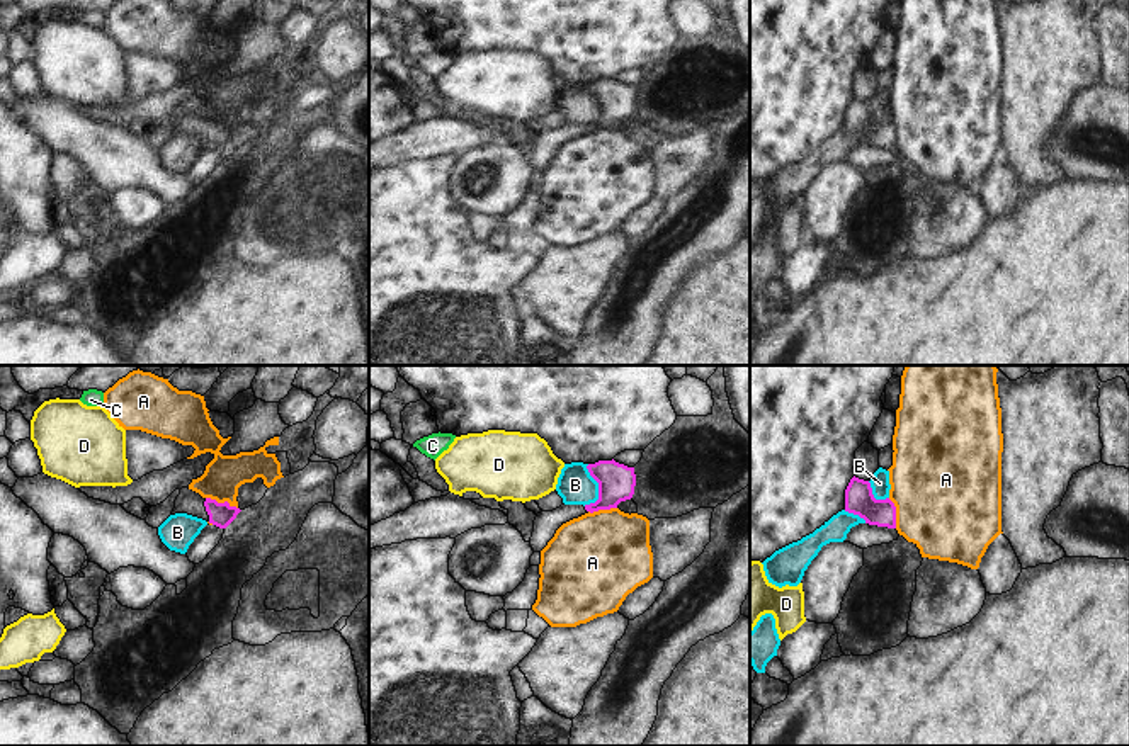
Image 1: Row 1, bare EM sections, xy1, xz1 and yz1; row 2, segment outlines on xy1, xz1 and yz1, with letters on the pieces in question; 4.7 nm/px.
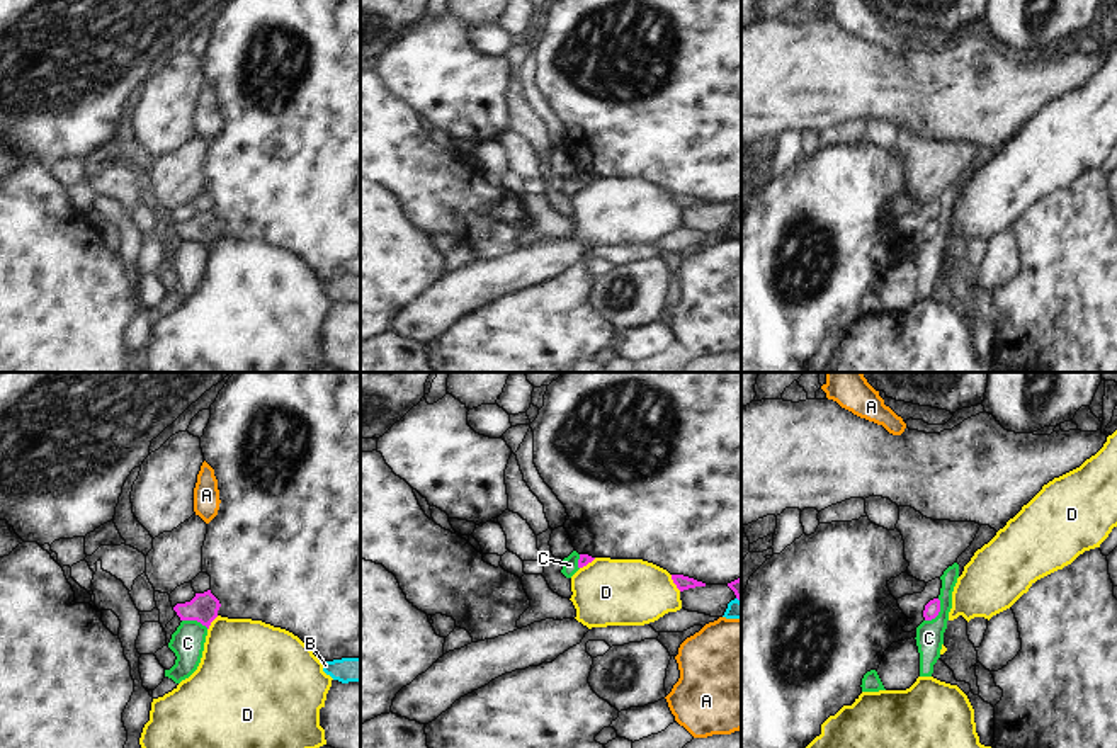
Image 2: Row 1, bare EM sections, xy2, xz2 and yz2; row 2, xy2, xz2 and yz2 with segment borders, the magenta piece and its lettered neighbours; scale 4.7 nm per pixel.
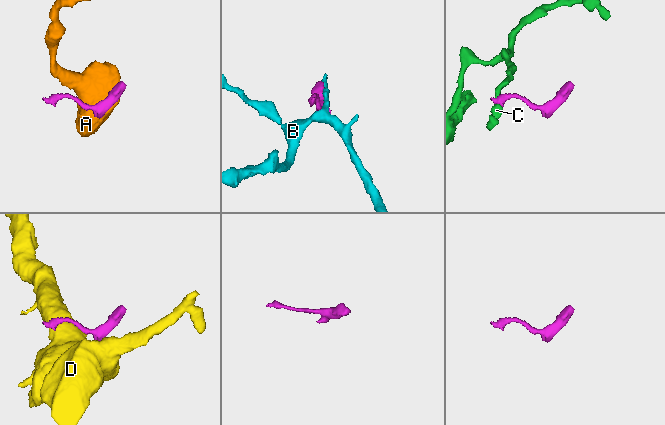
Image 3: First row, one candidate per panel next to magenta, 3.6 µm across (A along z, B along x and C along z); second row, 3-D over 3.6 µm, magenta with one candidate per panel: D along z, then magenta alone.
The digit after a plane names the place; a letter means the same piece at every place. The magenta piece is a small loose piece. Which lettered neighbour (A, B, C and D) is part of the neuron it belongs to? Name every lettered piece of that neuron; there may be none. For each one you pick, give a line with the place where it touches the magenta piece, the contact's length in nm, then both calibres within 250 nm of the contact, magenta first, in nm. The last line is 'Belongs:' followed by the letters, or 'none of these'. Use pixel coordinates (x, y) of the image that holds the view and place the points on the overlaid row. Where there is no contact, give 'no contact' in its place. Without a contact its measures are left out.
Belongs: none of these

